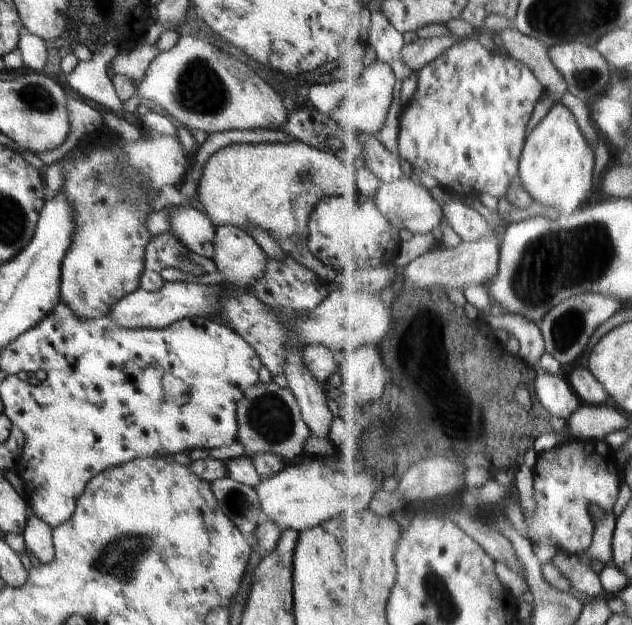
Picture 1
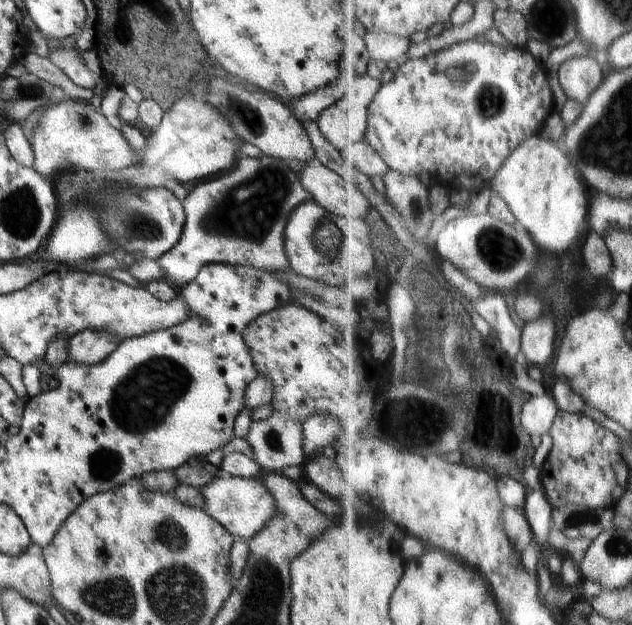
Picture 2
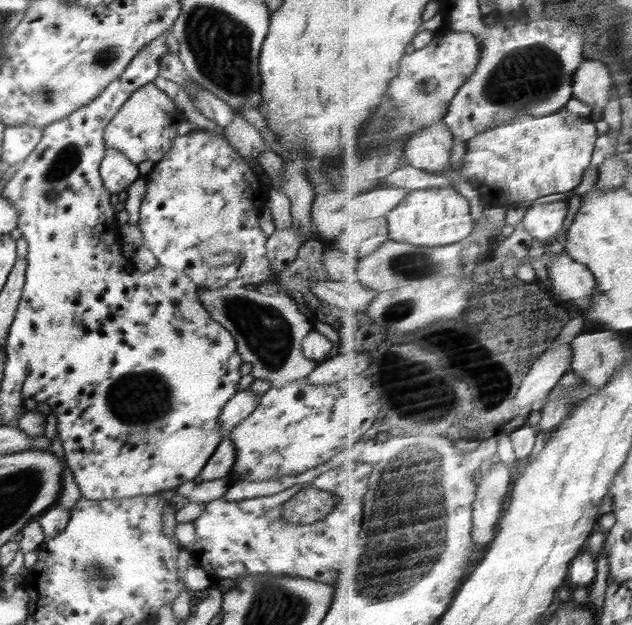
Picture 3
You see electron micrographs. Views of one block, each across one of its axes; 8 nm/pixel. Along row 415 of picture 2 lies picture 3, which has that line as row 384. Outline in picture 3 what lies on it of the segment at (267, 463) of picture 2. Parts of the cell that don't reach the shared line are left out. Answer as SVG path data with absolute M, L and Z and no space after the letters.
M277 284L278 291L271 295L260 293L256 287L249 289L218 287L198 288L198 298L202 300L210 316L221 324L236 341L242 362L250 362L250 374L254 380L264 378L272 387L281 387L292 381L305 379L318 365L302 354L302 341L315 326L298 310L296 301L288 291Z

